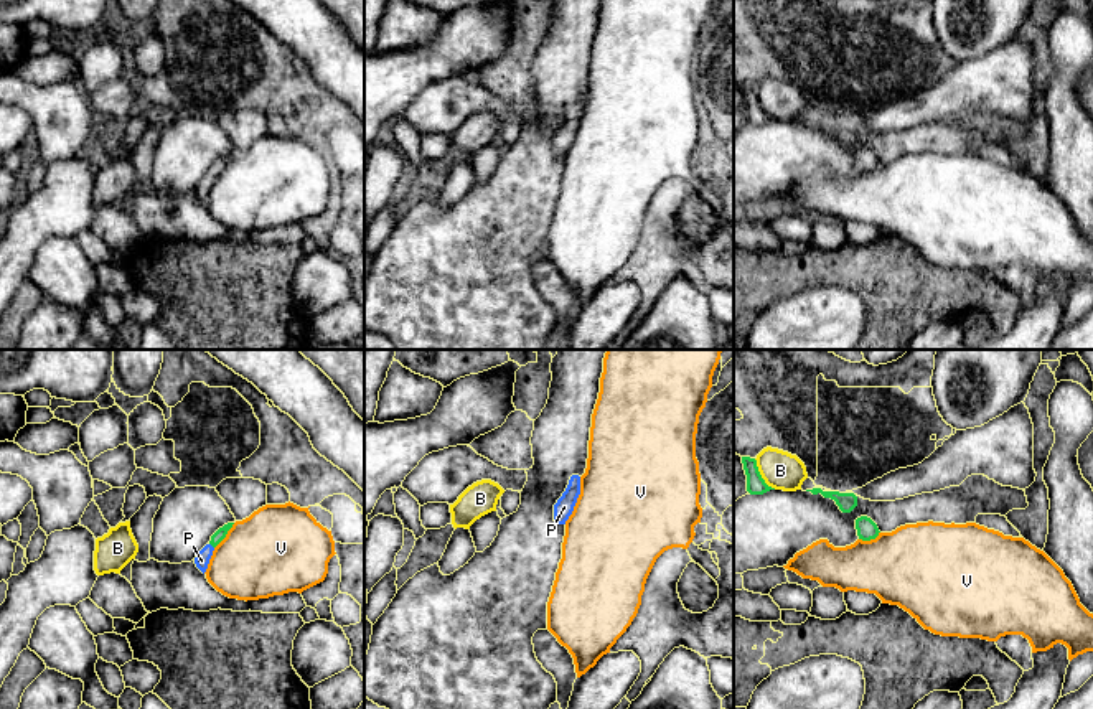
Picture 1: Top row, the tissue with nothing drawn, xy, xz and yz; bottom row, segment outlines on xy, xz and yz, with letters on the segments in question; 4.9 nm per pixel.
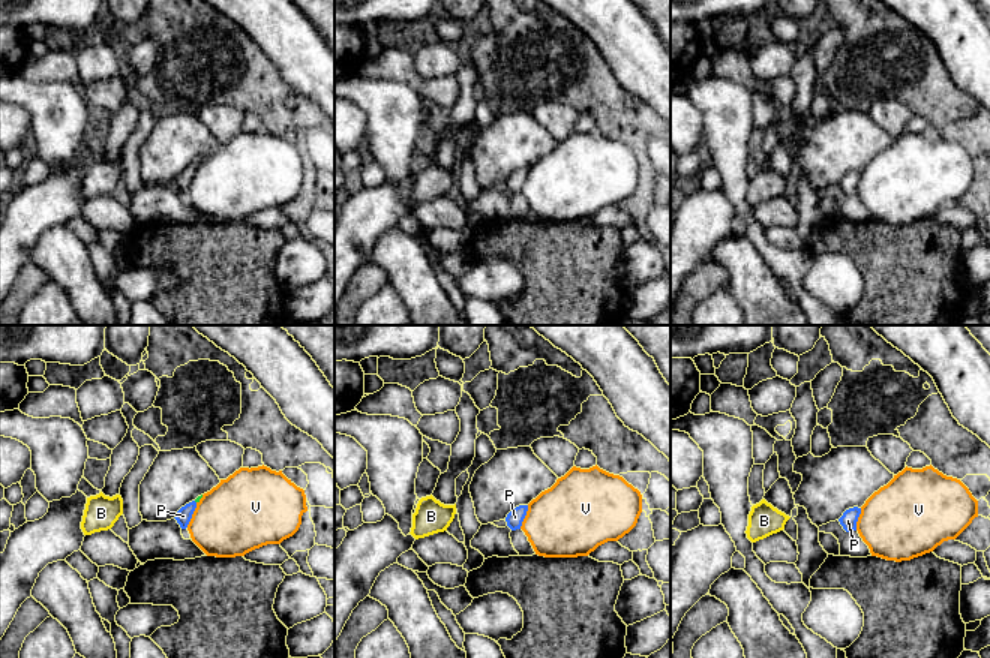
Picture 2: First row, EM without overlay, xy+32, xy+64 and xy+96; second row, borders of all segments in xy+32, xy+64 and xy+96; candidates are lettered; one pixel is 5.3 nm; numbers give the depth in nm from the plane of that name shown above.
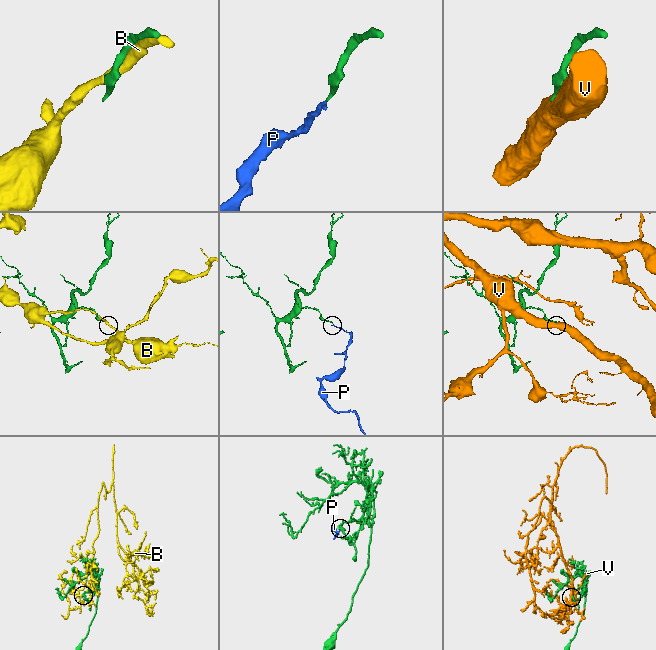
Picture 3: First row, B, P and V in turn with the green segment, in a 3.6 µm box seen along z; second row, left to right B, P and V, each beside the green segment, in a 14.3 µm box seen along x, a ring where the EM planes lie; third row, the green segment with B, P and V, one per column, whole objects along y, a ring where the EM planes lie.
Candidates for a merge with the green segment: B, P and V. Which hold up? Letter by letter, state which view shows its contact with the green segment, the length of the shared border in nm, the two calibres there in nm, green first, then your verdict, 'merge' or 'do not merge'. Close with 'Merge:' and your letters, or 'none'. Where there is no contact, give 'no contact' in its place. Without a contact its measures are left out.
B: yz | 190 nm | 100/190 nm | do not merge
P: xy | 40 nm | 60/70 nm | merge
V: xy | 160 nm | 60/420 nm | do not merge
Merge: P

